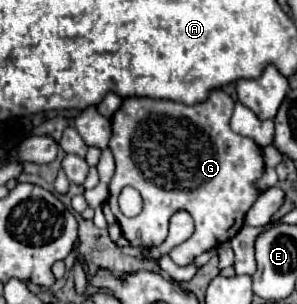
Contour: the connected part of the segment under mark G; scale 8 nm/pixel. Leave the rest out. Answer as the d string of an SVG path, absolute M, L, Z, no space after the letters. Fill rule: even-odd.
M214 89L208 93L208 99L196 105L184 105L176 101L154 101L154 99L124 99L122 107L112 117L112 137L110 137L110 151L116 159L116 173L110 181L110 195L108 203L112 213L118 219L122 235L130 243L130 247L150 249L164 243L168 237L168 219L180 207L190 211L194 217L196 229L188 241L174 247L170 257L176 265L192 265L198 255L218 247L224 241L230 241L244 225L244 217L254 201L260 197L260 189L256 181L264 173L264 155L262 149L244 135L238 135L230 129L230 115L234 109L234 101L222 89ZM132 185L140 191L144 199L144 209L138 217L124 217L118 209L118 195L120 191Z

